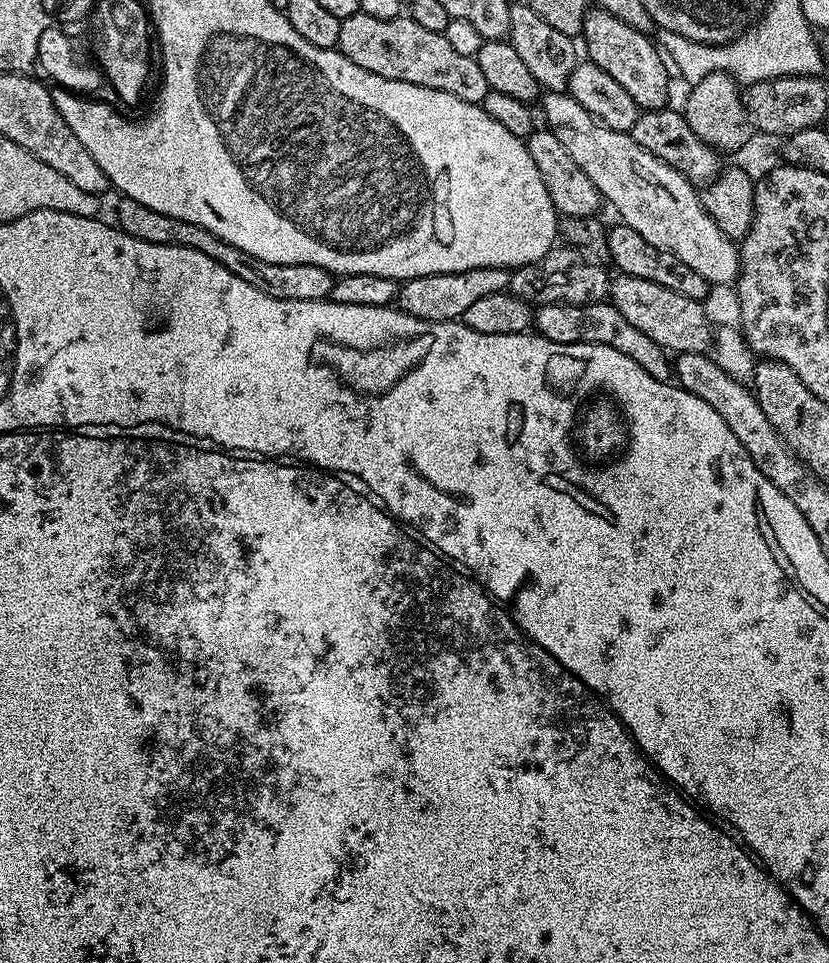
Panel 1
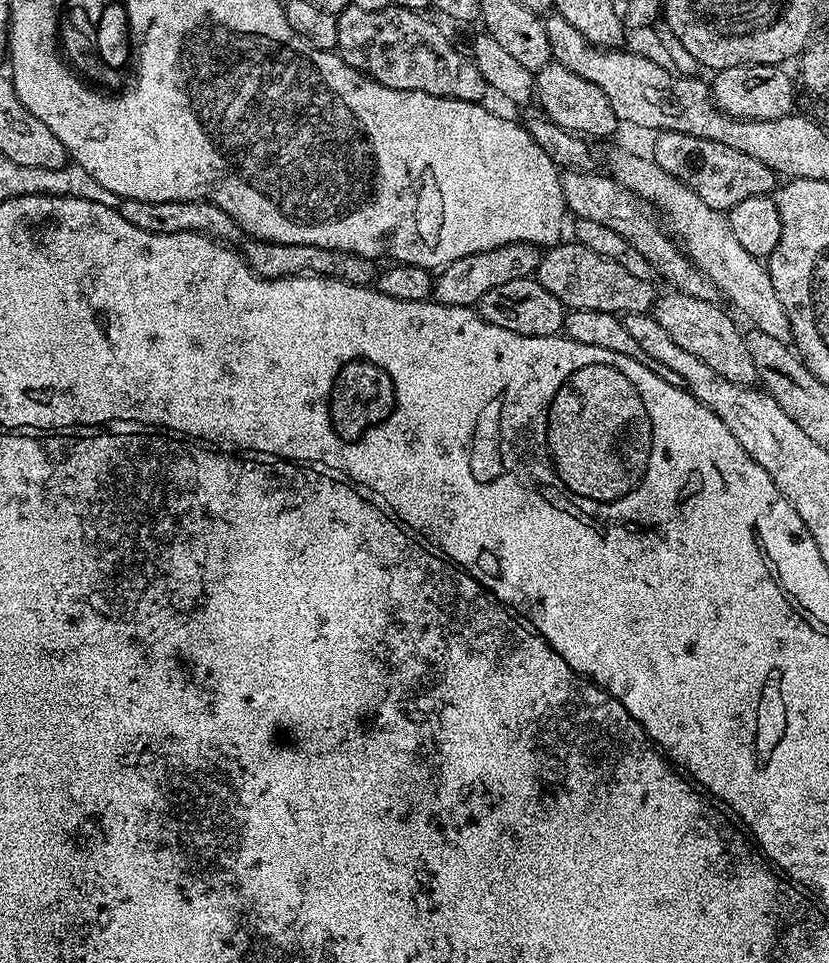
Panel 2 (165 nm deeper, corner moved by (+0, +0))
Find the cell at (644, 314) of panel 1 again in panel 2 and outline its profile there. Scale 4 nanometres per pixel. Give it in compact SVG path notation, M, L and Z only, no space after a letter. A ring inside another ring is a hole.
M668 290L665 296L663 293L657 299L654 305L654 315L658 326L662 326L666 330L666 334L670 334L670 338L674 338L674 342L678 342L678 346L682 346L682 350L686 350L689 354L694 354L698 358L702 358L702 362L706 362L706 366L710 366L710 370L722 374L722 378L726 378L735 384L745 386L755 385L757 383L757 376L750 351L746 350L746 342L744 341L745 333L741 329L736 329L735 322L718 305L719 303L711 300L694 298L690 294Z

